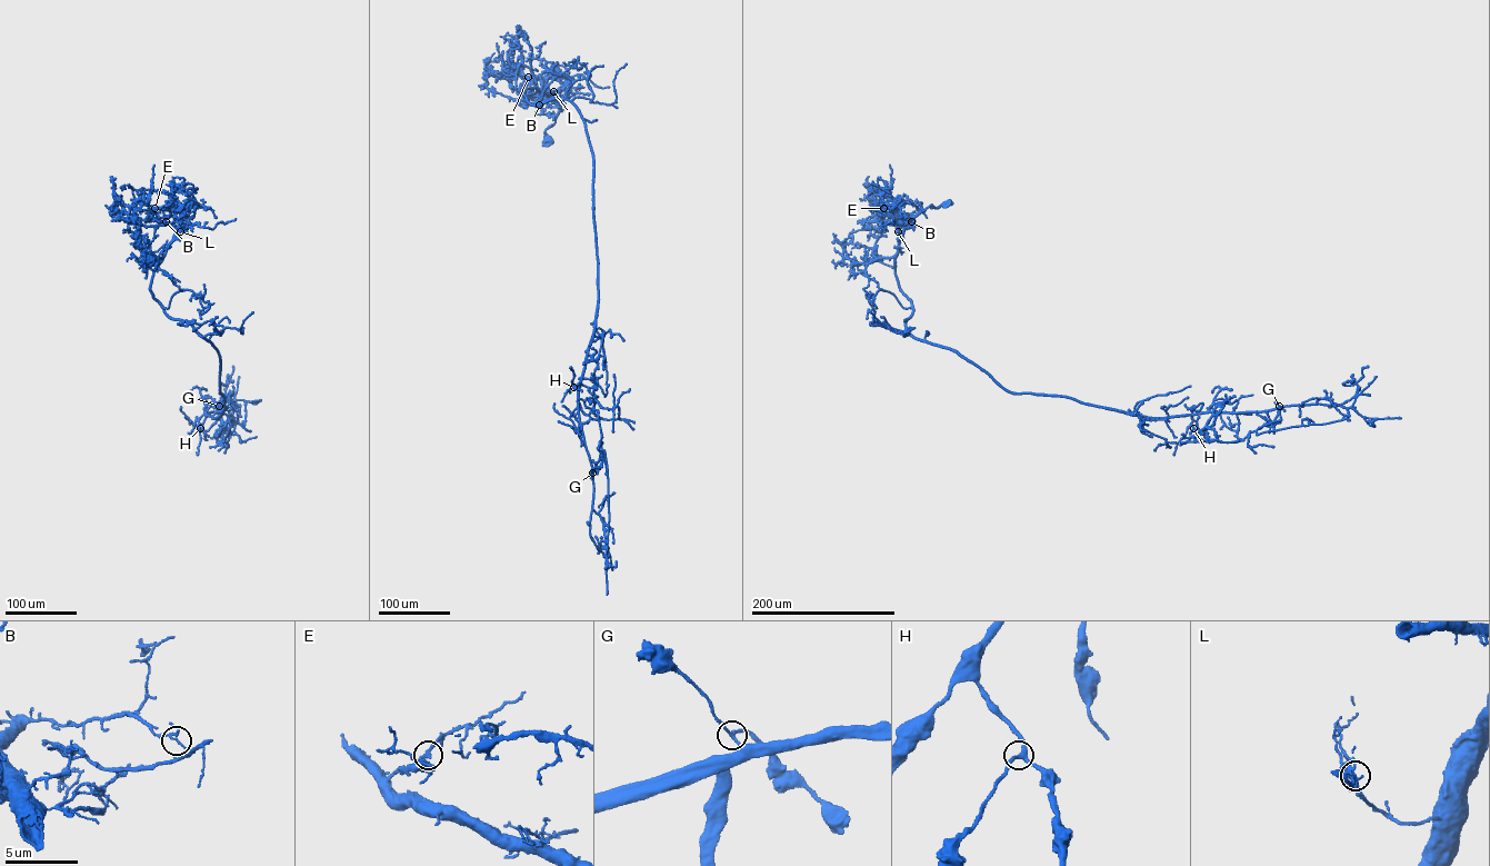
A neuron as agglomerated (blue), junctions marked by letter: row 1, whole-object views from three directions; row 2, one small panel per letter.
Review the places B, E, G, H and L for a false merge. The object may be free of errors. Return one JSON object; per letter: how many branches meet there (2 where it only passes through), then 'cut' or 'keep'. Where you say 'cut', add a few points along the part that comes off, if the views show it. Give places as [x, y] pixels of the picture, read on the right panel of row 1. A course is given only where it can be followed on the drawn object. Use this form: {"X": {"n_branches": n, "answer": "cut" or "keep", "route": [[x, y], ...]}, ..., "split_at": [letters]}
{"B": {"n_branches": 3, "answer": "cut"}, "E": {"n_branches": 3, "answer": "keep"}, "G": {"n_branches": 3, "answer": "keep"}, "H": {"n_branches": 3, "answer": "keep"}, "L": {"n_branches": 3, "answer": "keep"}, "split_at": ["B"]}

